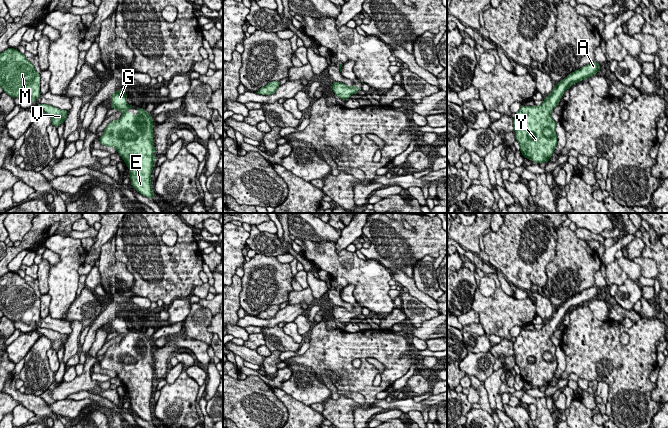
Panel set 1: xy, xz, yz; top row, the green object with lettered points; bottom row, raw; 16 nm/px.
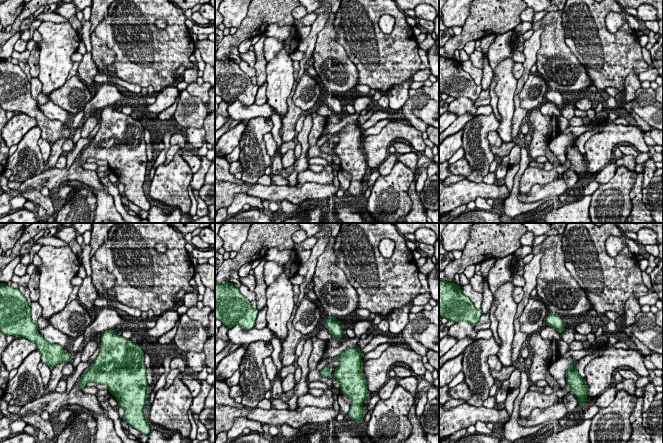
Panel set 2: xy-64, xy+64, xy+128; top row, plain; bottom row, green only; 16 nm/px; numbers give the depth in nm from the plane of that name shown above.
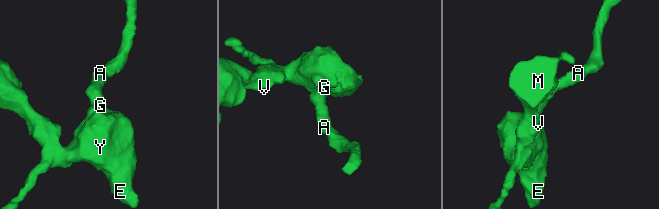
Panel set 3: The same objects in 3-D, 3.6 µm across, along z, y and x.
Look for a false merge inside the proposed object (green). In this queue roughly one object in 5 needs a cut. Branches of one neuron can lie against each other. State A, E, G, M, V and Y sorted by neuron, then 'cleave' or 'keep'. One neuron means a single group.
A E G M V Y; keep

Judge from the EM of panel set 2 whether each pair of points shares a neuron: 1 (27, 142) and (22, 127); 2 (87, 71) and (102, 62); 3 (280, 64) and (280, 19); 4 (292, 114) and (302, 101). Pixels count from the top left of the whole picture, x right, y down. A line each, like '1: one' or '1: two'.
1: two
2: two
3: two
4: two

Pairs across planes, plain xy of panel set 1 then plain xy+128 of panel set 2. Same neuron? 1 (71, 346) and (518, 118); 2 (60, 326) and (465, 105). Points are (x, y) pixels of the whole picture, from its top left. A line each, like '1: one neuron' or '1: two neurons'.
1: one neuron
2: one neuron

